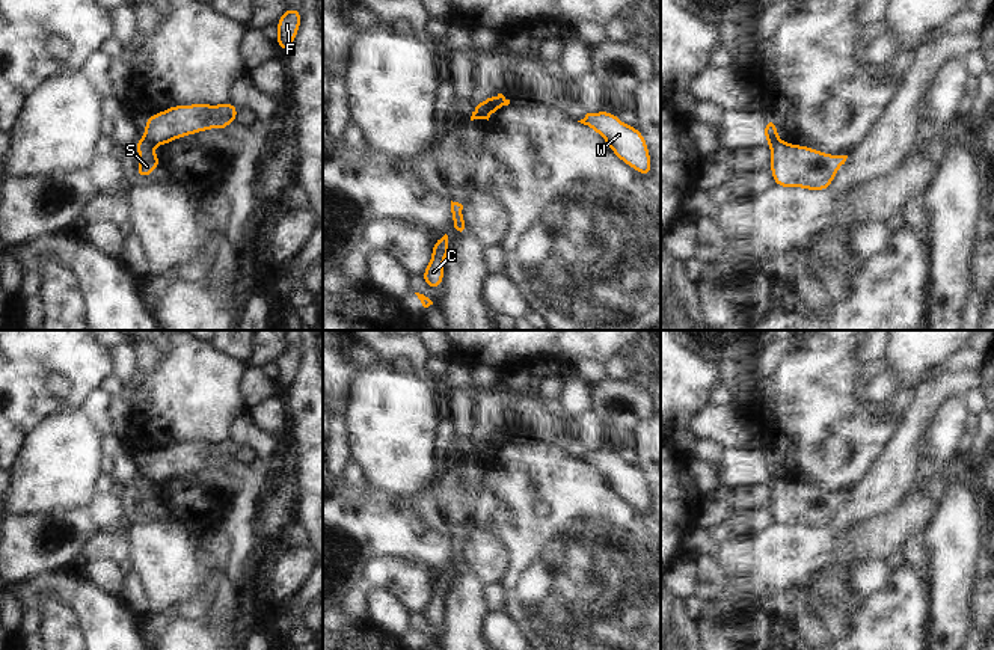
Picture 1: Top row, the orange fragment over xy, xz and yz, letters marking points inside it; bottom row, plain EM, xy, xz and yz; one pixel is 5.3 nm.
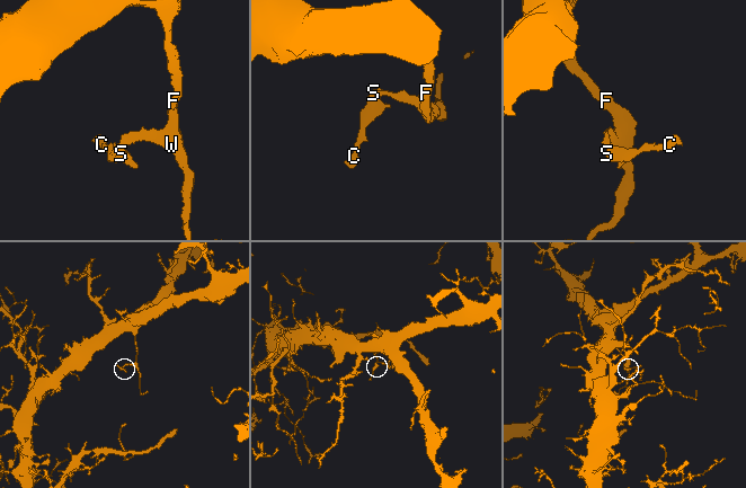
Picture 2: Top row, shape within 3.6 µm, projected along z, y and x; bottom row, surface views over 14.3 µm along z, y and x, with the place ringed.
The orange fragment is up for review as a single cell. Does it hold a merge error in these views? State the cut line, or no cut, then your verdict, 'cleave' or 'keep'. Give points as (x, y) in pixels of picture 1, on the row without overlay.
xz (483, 441), (492, 450) | cleave

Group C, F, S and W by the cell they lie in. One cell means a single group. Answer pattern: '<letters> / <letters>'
C S / F W

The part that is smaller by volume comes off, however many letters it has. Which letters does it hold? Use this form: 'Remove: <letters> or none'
Remove: C, S

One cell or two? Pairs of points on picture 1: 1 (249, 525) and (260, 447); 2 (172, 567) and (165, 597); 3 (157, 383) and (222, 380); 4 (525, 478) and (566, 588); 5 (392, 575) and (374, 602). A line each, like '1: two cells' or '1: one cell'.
1: one cell
2: one cell
3: one cell
4: one cell
5: two cells

